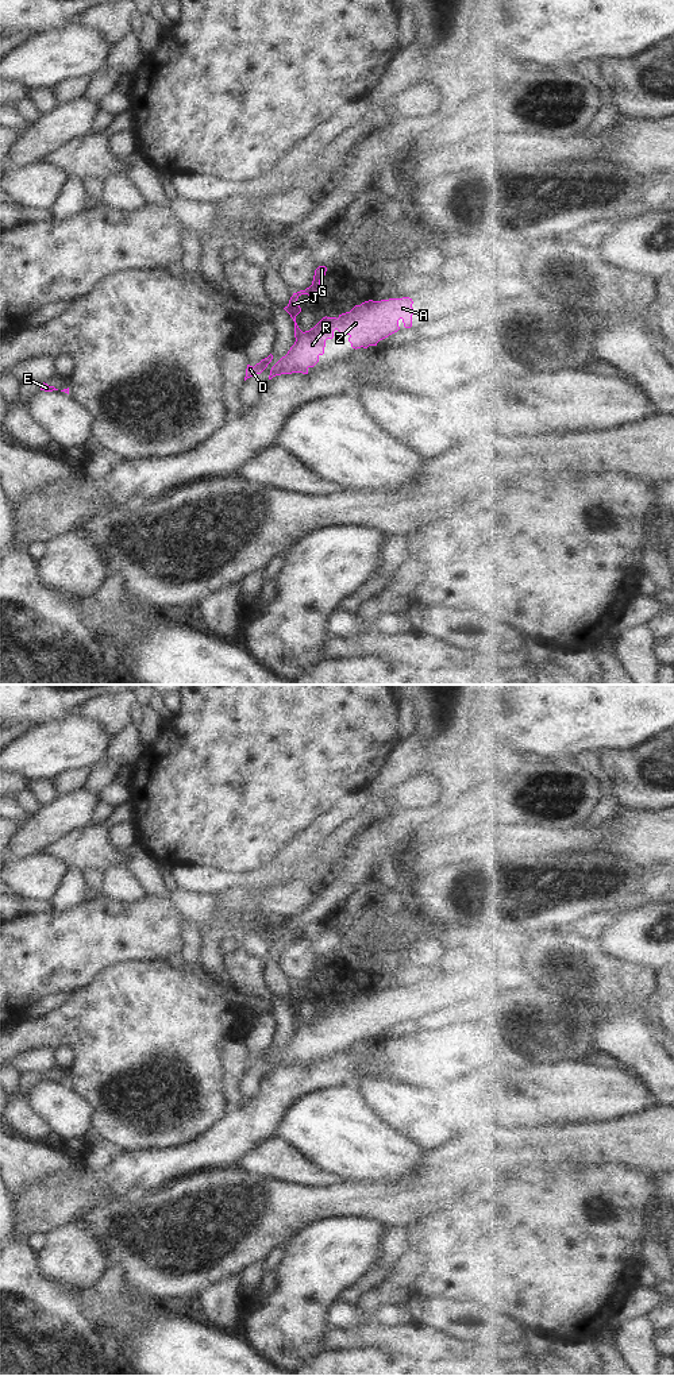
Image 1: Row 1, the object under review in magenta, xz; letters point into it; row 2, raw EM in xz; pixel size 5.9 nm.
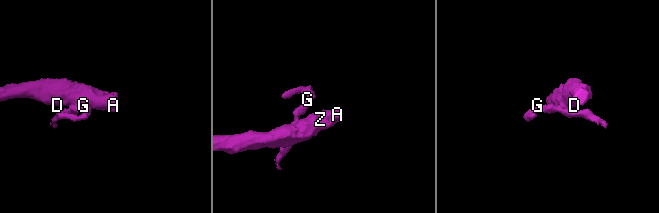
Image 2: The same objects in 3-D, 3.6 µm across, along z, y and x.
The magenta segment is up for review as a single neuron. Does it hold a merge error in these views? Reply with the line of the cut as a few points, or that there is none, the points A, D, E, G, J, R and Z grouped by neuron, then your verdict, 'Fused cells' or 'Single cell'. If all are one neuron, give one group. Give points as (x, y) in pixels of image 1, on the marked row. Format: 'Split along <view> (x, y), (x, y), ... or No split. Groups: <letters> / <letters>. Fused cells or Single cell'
Split along xz (303, 332), (296, 338). Groups: A D E R Z / G J. Fused cells.

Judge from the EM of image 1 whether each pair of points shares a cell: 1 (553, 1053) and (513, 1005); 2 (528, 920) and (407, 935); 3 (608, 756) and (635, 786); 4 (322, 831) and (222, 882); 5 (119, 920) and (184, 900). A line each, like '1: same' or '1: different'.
1: same
2: different
3: same
4: same
5: different

